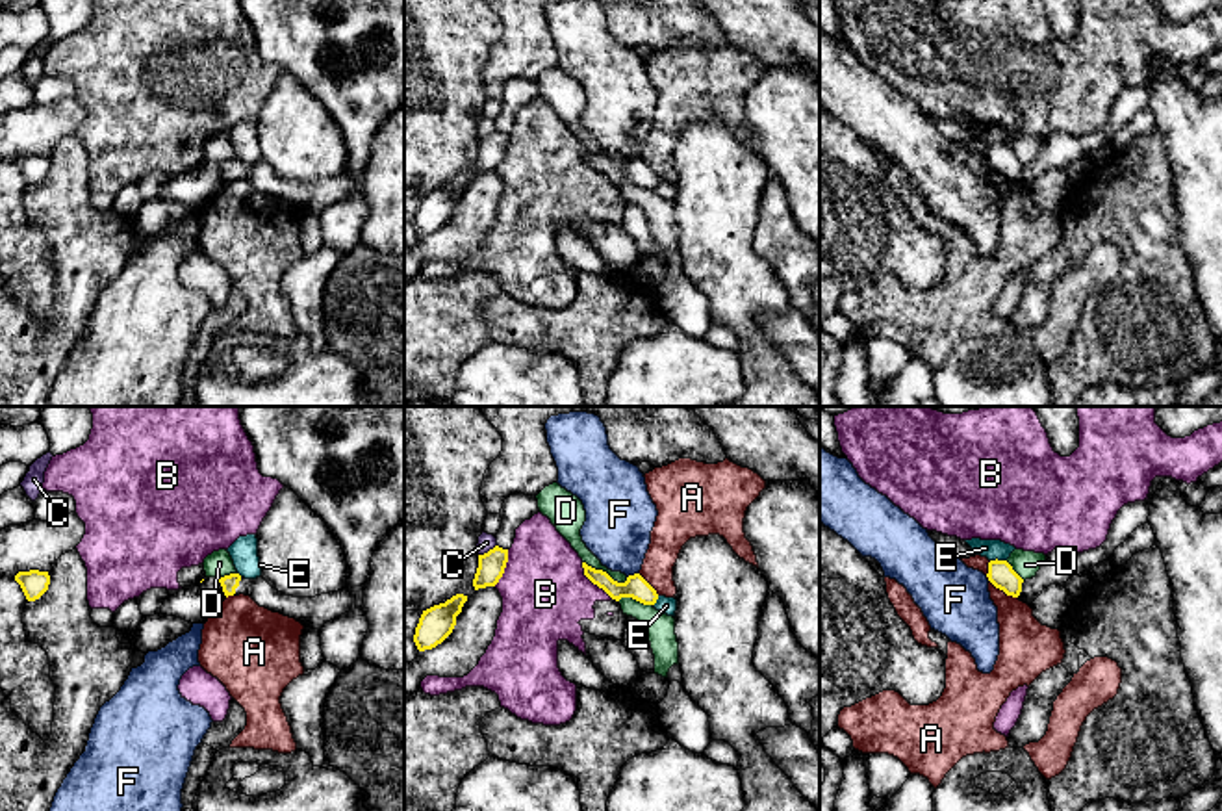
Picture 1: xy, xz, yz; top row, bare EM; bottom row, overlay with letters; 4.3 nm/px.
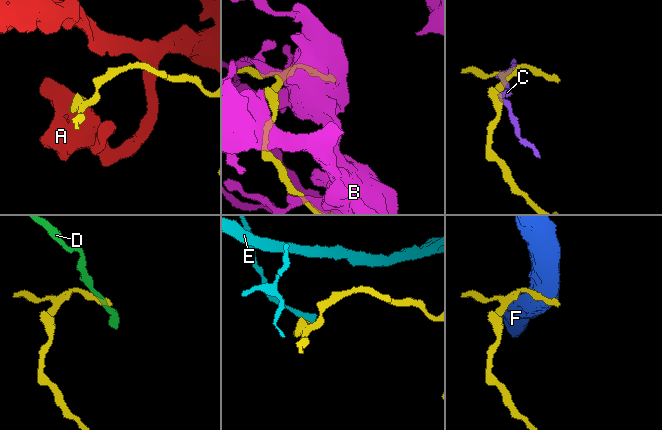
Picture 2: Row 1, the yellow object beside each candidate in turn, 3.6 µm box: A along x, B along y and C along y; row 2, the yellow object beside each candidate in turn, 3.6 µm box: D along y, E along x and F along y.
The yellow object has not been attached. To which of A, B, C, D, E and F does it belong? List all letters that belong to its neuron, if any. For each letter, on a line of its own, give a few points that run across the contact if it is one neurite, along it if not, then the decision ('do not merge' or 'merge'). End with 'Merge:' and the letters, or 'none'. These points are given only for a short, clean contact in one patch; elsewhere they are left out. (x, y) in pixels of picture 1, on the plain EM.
A: do not merge
B: do not merge
C: line xz (496, 128), (479, 140); do not merge
D: line xz (583, 145), (605, 154), (618, 166), (627, 164); do not merge
E: line yz (1005, 143), (991, 145); do not merge
F: line xz (638, 156), (627, 162); do not merge
Merge: none

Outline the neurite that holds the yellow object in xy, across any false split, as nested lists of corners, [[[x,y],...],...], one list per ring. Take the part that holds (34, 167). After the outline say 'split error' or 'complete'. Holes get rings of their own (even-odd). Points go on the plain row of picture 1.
[[[30,154],[19,156],[15,165],[20,169],[26,184],[35,186],[48,174],[50,160],[48,156]]]; complete

